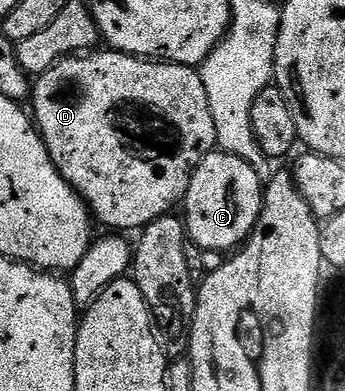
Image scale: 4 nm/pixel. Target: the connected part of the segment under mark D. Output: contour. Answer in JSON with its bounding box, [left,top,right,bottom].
[31,51,218,231]

